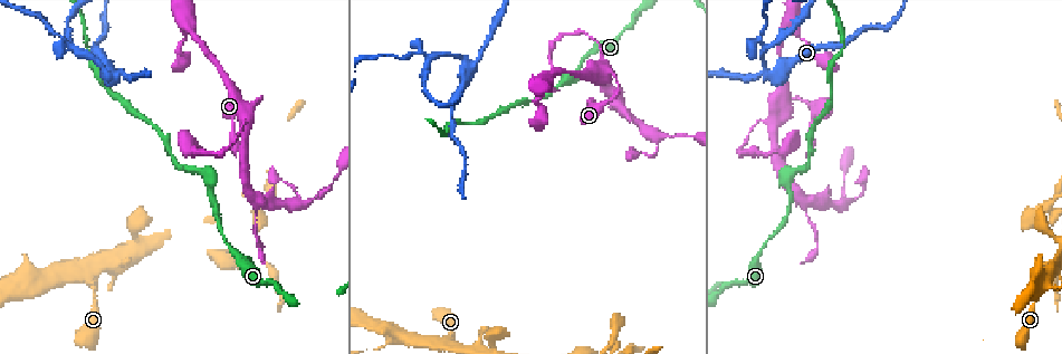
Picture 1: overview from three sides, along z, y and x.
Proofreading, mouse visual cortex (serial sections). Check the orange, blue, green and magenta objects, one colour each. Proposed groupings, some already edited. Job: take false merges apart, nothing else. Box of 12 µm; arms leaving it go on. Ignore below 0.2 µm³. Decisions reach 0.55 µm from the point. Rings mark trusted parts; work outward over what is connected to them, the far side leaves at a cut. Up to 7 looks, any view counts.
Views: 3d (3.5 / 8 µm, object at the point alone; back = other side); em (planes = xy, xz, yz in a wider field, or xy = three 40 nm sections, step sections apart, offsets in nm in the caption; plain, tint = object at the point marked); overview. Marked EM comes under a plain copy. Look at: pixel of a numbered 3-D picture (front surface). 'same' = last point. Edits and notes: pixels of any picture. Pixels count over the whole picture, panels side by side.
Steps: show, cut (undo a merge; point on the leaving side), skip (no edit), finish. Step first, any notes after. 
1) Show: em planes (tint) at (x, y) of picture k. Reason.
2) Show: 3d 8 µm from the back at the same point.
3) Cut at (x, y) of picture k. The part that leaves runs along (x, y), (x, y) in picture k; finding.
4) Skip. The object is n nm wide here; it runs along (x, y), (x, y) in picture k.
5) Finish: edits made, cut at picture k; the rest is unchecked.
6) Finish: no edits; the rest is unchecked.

Show: 3d 3.5 µm at (210, 171) of picture 1. Sharp bend.

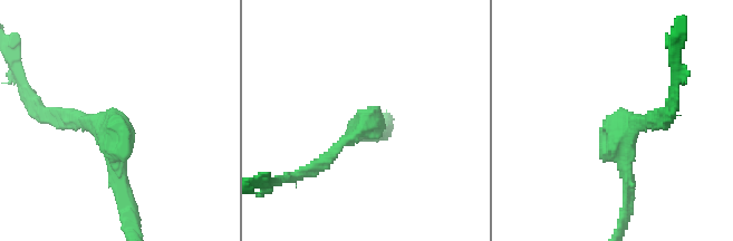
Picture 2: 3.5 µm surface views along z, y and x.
Show: em xy step 1 (tint) at (620, 127) of picture 2. The arms are 150, 200 nm wide; now the EM.

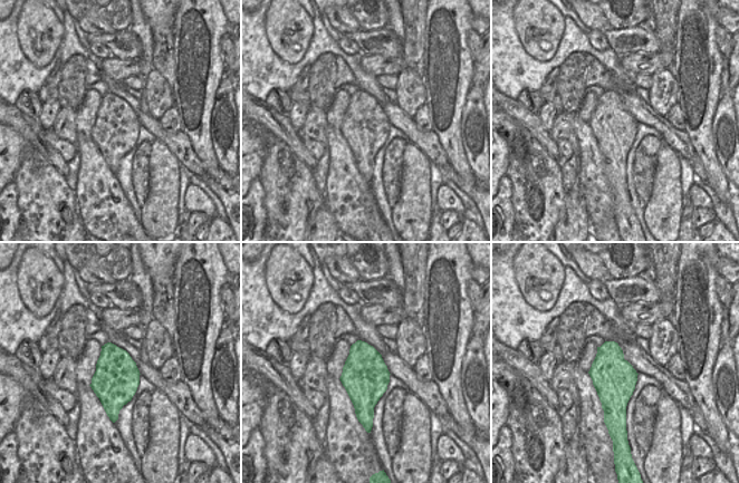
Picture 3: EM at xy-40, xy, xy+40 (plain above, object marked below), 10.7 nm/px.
Skip. It runs along (128, 201), (115, 132), (52, 118) in picture 2; all the same cell.

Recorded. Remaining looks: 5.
Show: 3d 3.5 µm from the back at (244, 119) of picture 1. Calibre changes.

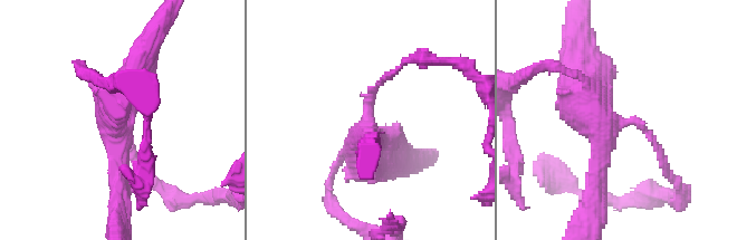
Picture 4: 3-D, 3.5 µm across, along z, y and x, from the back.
Skip. It runs along (585, 99), (600, 131), (637, 121), (675, 179) in picture 4; one cell here.

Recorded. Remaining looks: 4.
Show: 3d 3.5 µm at (1040, 285) of picture 1. Small branch off a trunk.

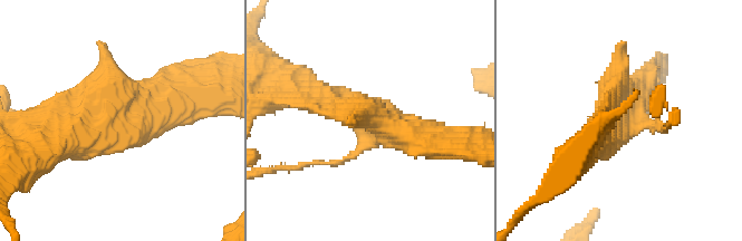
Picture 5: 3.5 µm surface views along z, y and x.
Show: em xy step 3 (tint) at (626, 116) of picture 5.

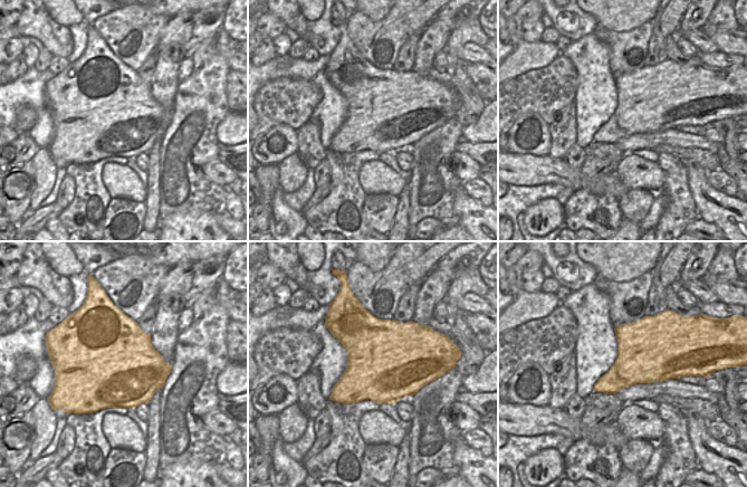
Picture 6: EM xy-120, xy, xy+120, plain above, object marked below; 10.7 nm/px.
Skip. One cell here.

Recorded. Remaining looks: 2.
Finish: no edits; the rest is unchecked.

